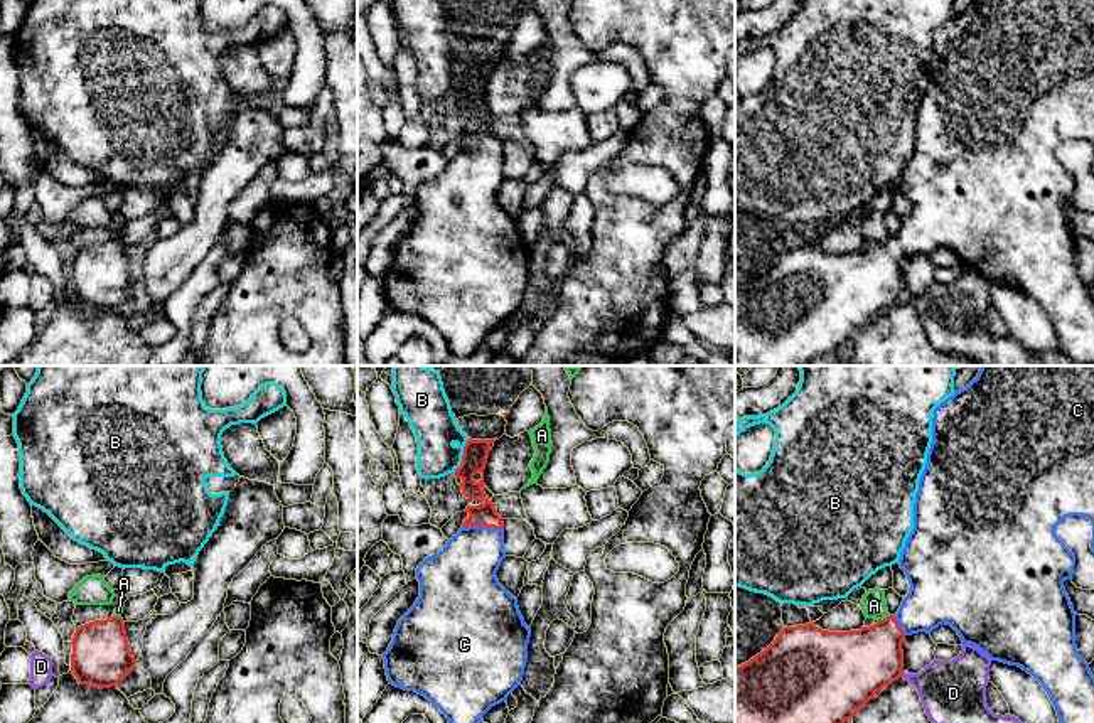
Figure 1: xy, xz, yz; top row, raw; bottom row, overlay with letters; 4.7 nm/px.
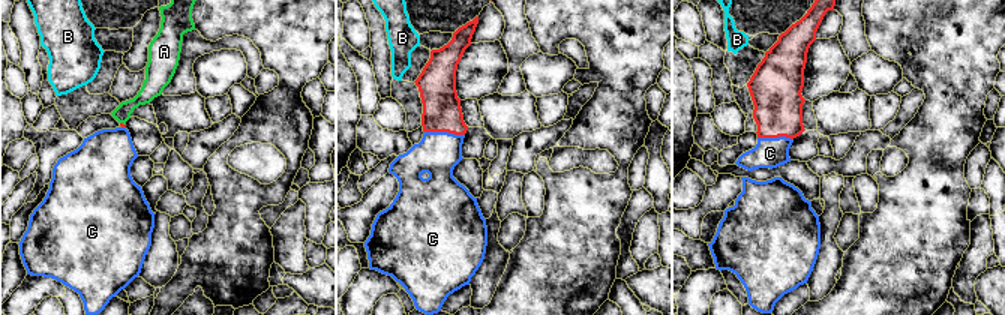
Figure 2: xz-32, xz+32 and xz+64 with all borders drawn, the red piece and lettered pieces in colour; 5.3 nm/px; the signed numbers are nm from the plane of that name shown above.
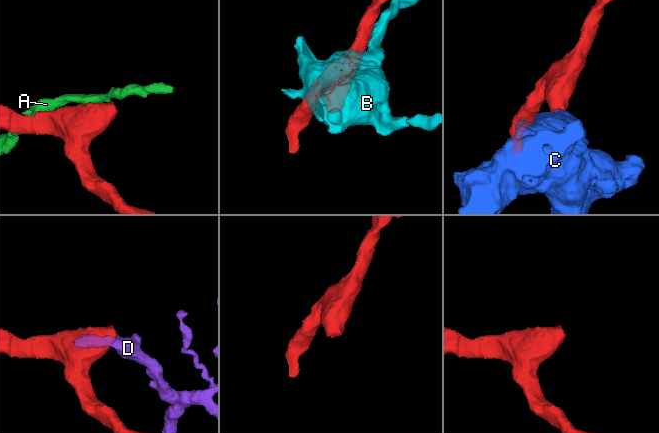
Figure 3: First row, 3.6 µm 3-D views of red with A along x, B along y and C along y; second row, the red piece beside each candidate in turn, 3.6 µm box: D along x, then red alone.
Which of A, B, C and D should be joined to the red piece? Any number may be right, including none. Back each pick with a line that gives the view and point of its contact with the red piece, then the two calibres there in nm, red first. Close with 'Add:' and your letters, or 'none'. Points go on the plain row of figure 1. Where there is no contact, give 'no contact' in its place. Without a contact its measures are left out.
C: contact xz (482, 147); calibres 110 and 300 nm
Add: C

